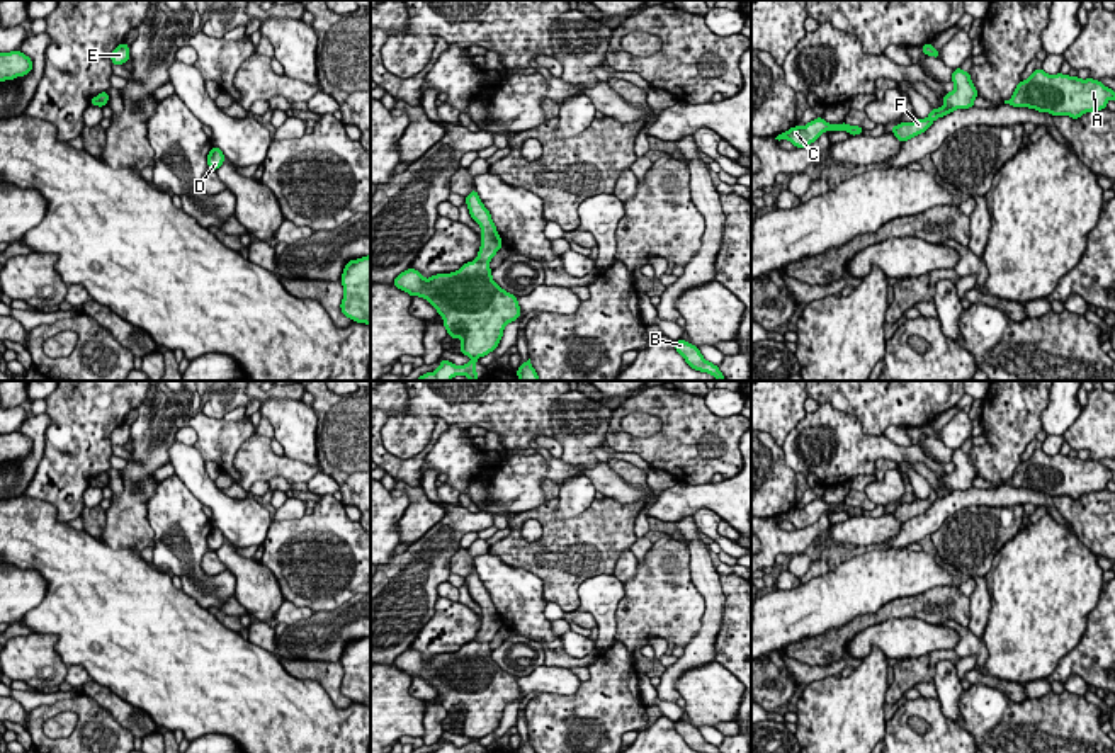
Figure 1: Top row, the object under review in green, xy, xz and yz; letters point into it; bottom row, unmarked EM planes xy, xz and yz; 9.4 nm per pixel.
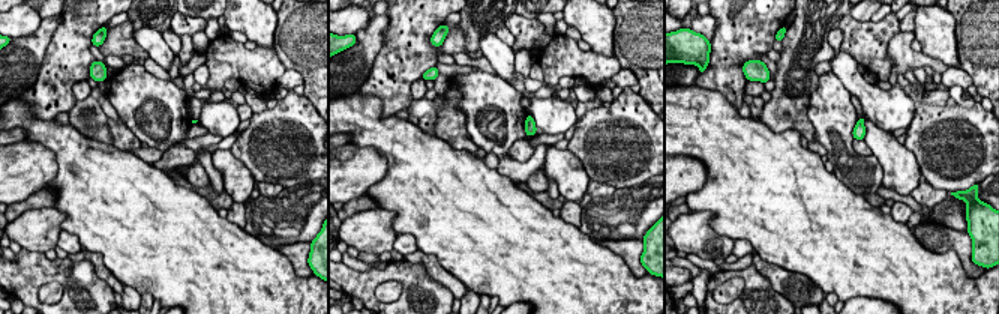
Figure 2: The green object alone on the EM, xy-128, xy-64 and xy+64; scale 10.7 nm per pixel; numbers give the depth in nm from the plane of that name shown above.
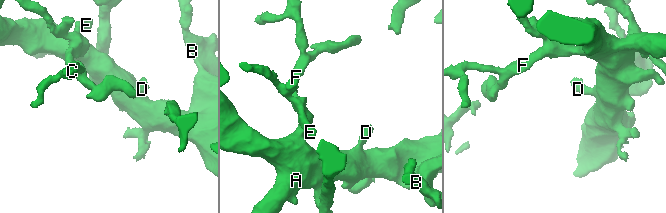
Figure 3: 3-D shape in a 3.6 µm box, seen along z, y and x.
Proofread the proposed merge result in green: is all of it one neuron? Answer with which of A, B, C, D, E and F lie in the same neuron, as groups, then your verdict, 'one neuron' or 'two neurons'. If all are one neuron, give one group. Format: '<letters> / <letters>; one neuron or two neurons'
A B C D E F; one neuron

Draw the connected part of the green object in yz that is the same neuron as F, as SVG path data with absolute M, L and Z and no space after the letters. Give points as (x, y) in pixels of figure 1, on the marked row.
M955 68L952 73L952 82L955 88L950 93L943 95L943 105L940 109L931 107L930 116L926 119L916 119L913 122L899 122L897 126L891 127L891 131L901 143L925 133L938 117L943 117L957 109L974 107L974 99L979 93L971 80L969 71Z

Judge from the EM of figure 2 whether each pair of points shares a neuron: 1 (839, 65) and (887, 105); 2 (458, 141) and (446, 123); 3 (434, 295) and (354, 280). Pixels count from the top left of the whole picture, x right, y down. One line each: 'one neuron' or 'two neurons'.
1: one neuron
2: one neuron
3: one neuron

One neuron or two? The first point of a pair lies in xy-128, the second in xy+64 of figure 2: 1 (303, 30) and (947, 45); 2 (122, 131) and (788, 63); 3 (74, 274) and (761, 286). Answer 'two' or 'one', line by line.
1: two
2: one
3: one

